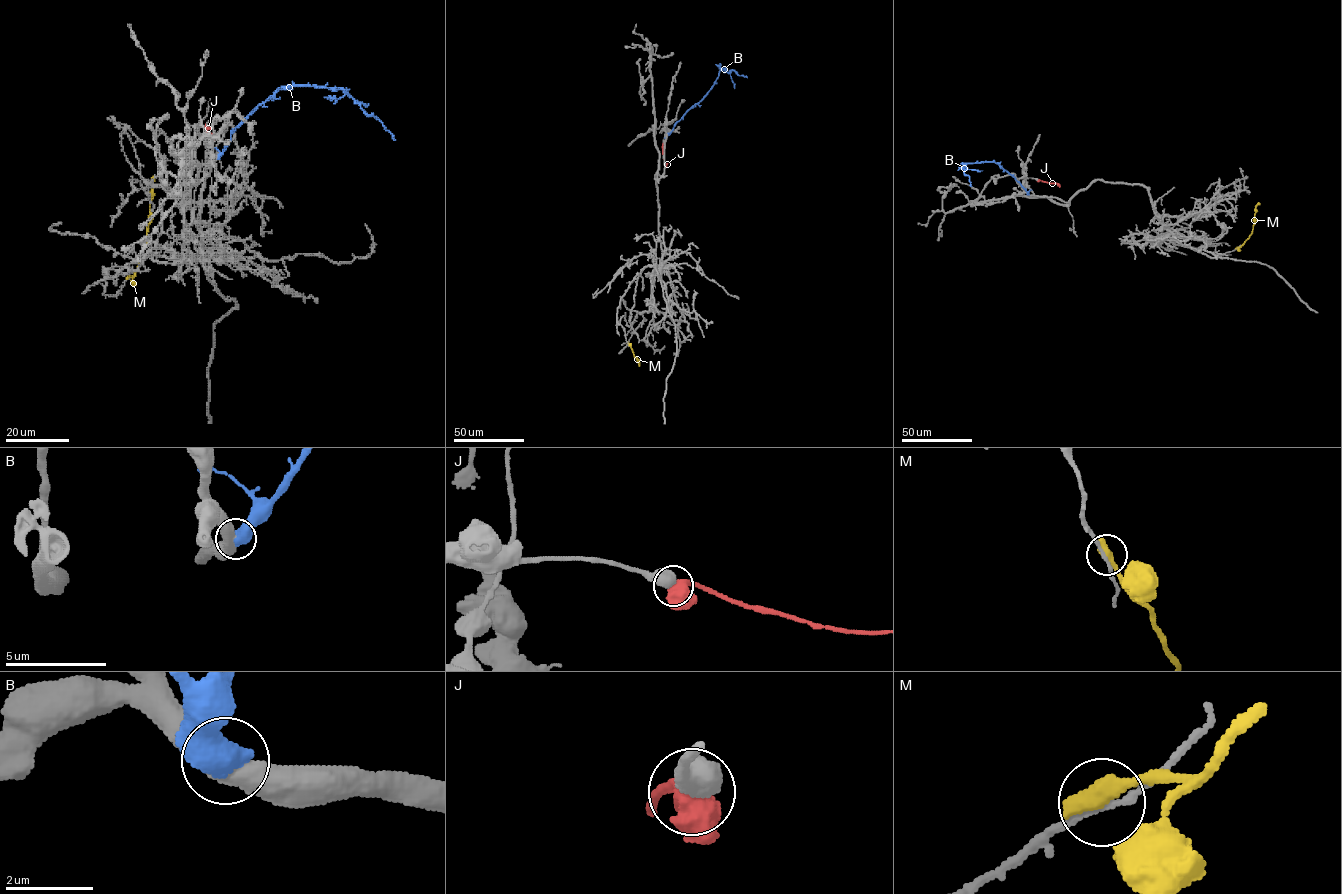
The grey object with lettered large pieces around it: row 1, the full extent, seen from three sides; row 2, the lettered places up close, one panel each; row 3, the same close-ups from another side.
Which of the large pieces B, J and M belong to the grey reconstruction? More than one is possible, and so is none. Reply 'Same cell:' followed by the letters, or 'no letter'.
Same cell: no letter

